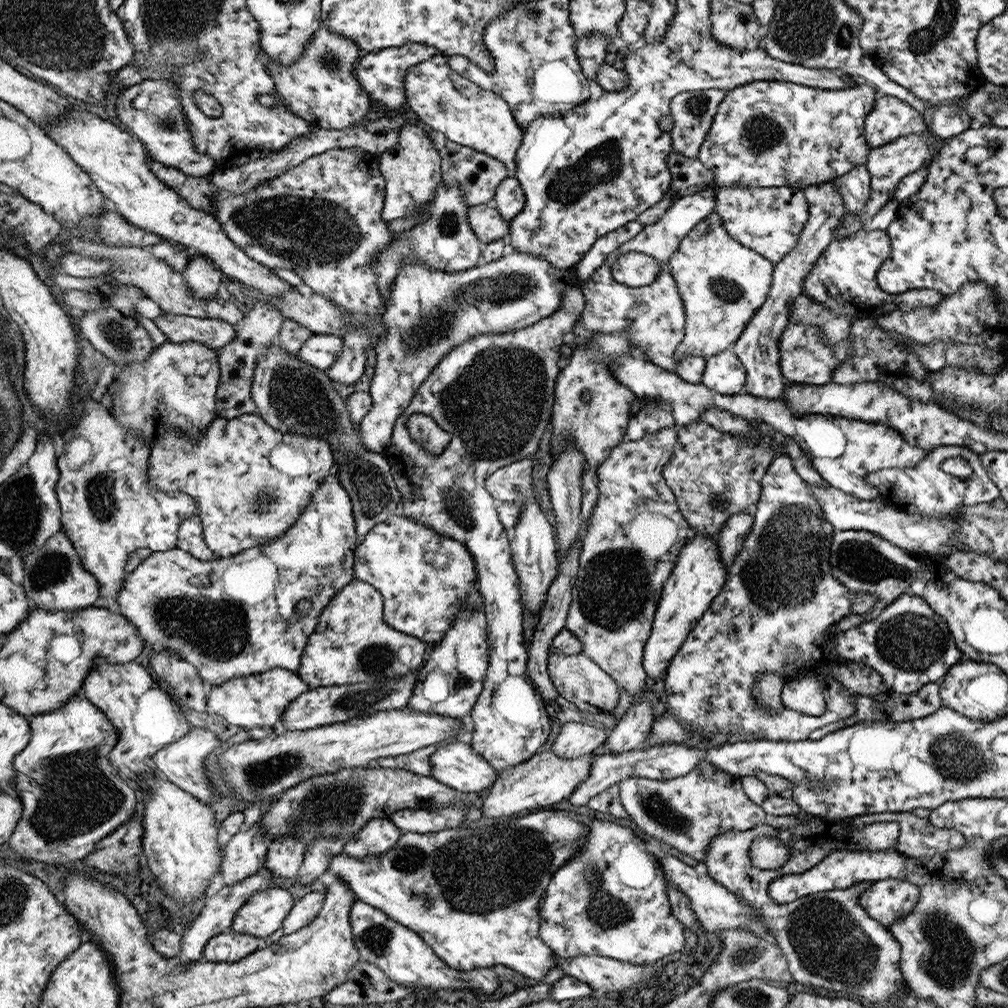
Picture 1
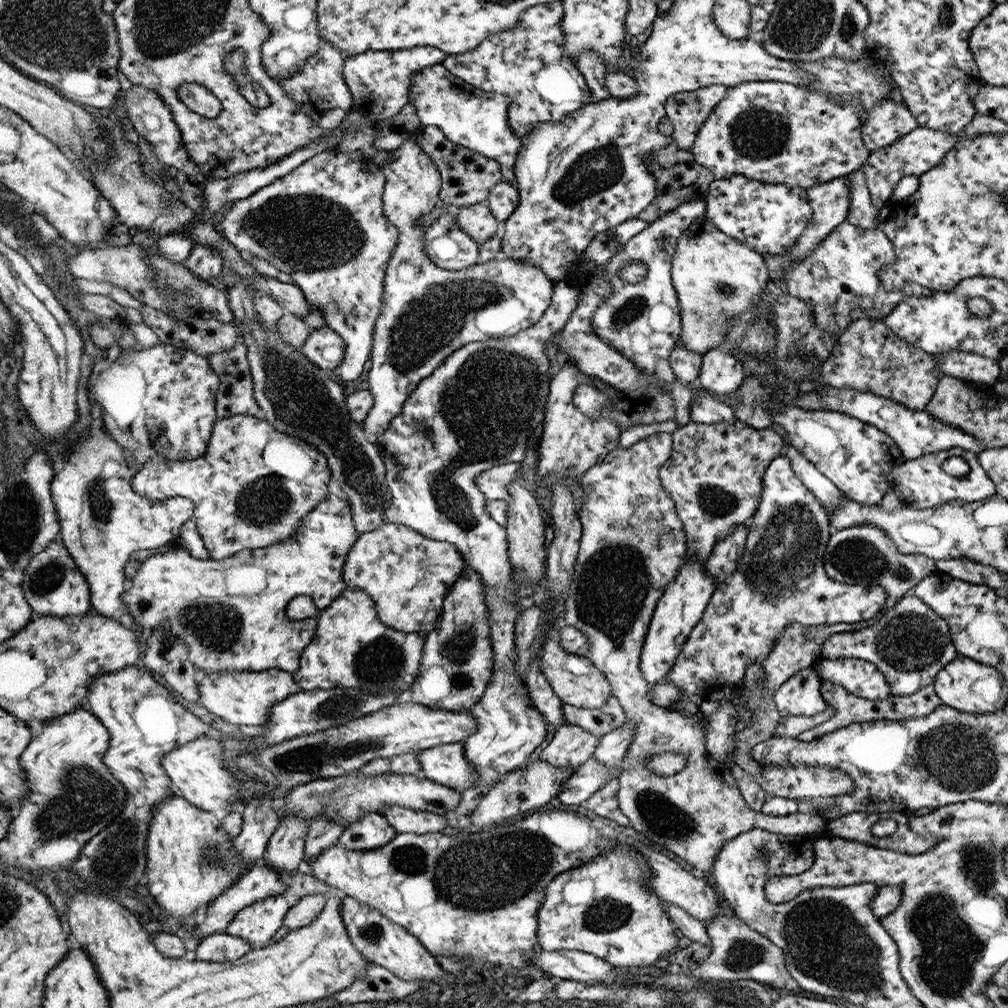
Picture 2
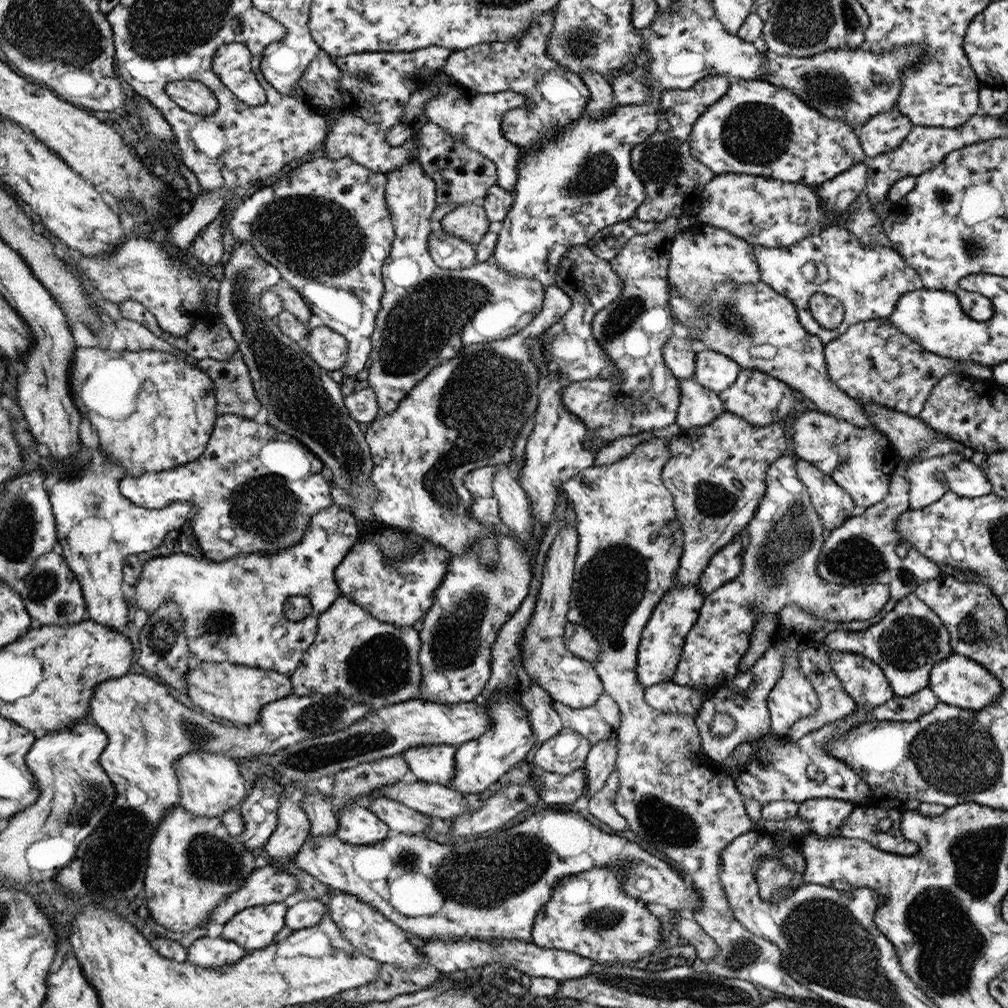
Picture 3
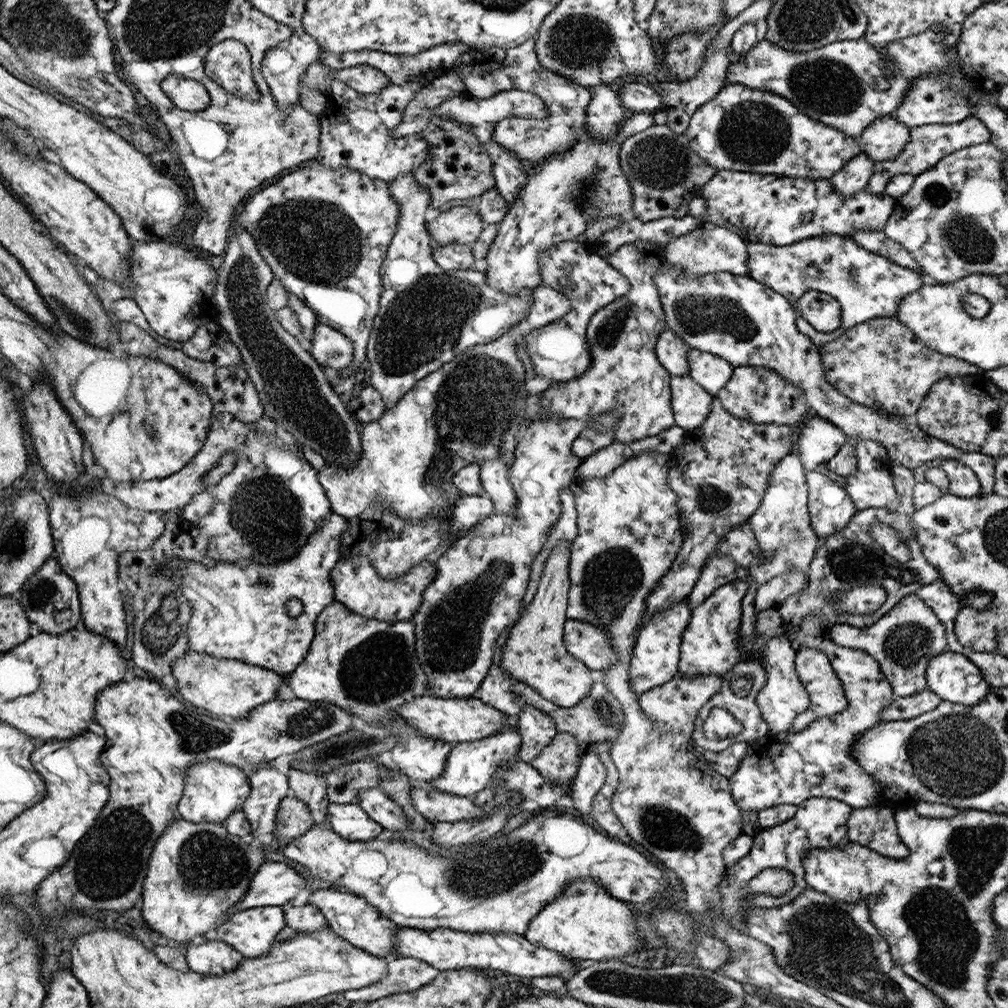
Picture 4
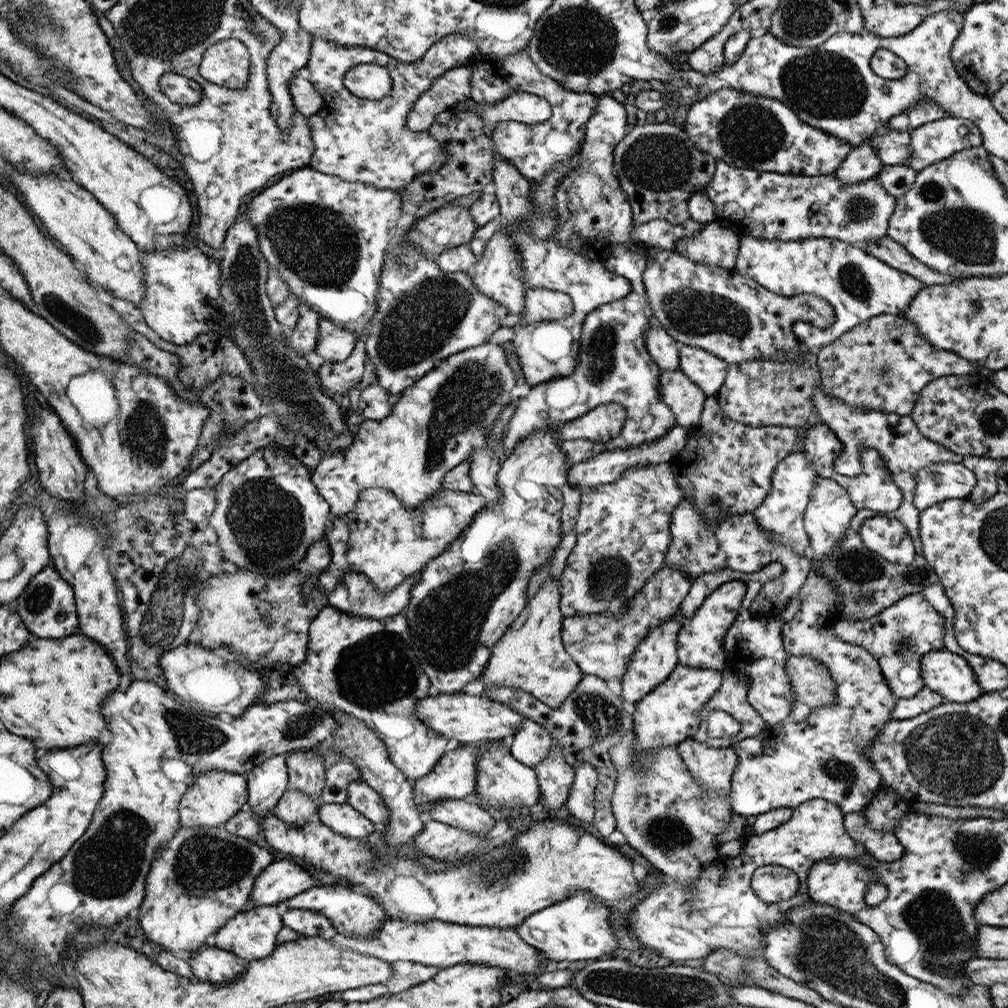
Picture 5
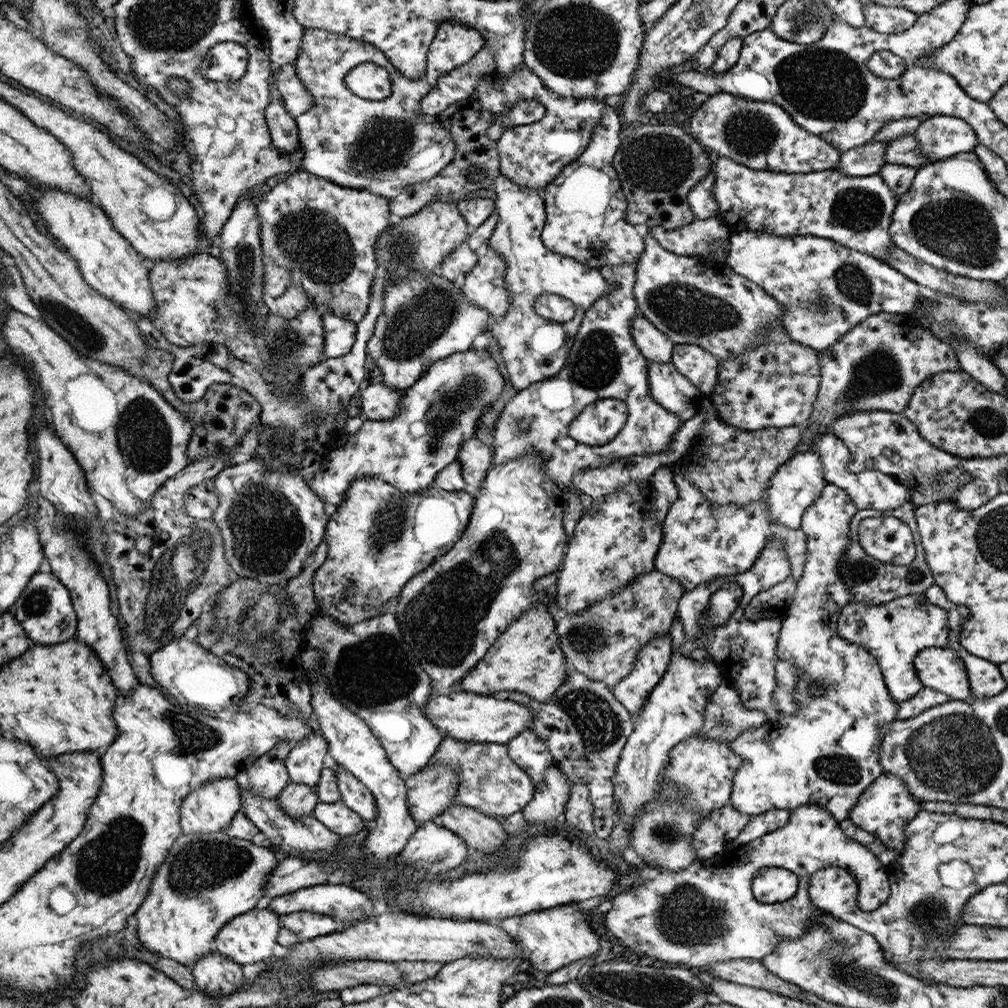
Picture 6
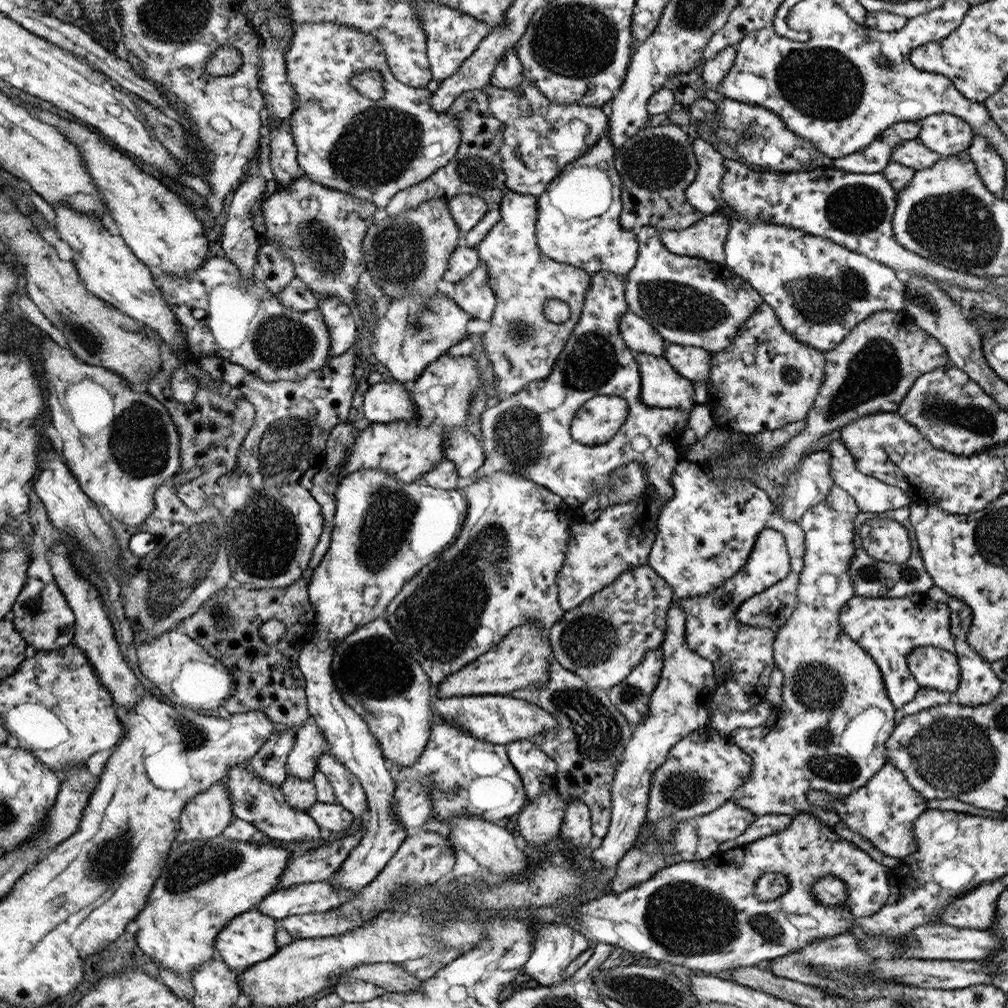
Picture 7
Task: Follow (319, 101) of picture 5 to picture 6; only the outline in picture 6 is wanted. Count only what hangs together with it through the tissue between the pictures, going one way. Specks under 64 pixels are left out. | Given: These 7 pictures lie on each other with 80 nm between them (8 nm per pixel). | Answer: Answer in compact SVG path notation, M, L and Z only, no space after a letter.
M284 65L279 73L273 74L273 81L272 78L270 81L271 90L275 88L278 94L282 94L288 114L297 117L311 109L315 100L303 87L302 81L292 65Z

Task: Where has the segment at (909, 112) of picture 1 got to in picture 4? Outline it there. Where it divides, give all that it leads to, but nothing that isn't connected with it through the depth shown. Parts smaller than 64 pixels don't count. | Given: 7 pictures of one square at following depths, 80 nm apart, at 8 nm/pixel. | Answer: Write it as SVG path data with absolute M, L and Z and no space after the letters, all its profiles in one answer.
M888 114L877 118L868 128L864 129L858 142L873 161L884 162L896 158L909 141L909 130L896 117Z

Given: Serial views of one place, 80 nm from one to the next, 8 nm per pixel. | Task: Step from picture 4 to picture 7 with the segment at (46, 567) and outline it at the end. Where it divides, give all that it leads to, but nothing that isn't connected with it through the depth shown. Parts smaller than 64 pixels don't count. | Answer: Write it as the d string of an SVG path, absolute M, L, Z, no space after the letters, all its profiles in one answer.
M28 577L23 589L19 592L15 604L12 605L15 629L23 635L28 645L35 650L60 650L68 646L75 638L74 615L70 604L66 604L66 595L58 590L58 585L53 582L44 584L38 577Z

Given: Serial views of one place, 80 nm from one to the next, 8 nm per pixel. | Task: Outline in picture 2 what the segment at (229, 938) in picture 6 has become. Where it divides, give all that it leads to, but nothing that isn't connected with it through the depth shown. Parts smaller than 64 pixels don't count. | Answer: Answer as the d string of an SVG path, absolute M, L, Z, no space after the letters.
M282 894L254 902L235 916L225 934L248 940L252 949L266 947L283 926L290 908Z

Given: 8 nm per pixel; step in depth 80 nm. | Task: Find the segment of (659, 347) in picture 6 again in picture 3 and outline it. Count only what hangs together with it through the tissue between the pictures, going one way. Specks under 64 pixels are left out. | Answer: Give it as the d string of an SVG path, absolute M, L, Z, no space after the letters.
M672 335L663 346L663 359L678 379L692 379L695 371L696 344Z

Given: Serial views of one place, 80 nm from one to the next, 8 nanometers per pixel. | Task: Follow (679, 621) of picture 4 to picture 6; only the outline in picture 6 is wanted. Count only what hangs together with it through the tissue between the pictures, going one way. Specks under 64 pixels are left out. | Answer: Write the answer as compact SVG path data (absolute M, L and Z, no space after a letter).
M666 633L662 638L655 638L650 645L640 651L638 661L628 677L614 686L616 700L638 717L647 703L651 691L663 680L671 666L674 647L673 638Z

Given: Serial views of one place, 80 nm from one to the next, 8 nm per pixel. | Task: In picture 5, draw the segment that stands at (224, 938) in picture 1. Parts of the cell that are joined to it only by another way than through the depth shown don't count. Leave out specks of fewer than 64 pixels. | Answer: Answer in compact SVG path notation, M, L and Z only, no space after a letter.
M215 945L203 946L190 955L188 962L195 978L214 984L225 984L225 982L237 980L248 963L232 954L232 951L222 950Z

